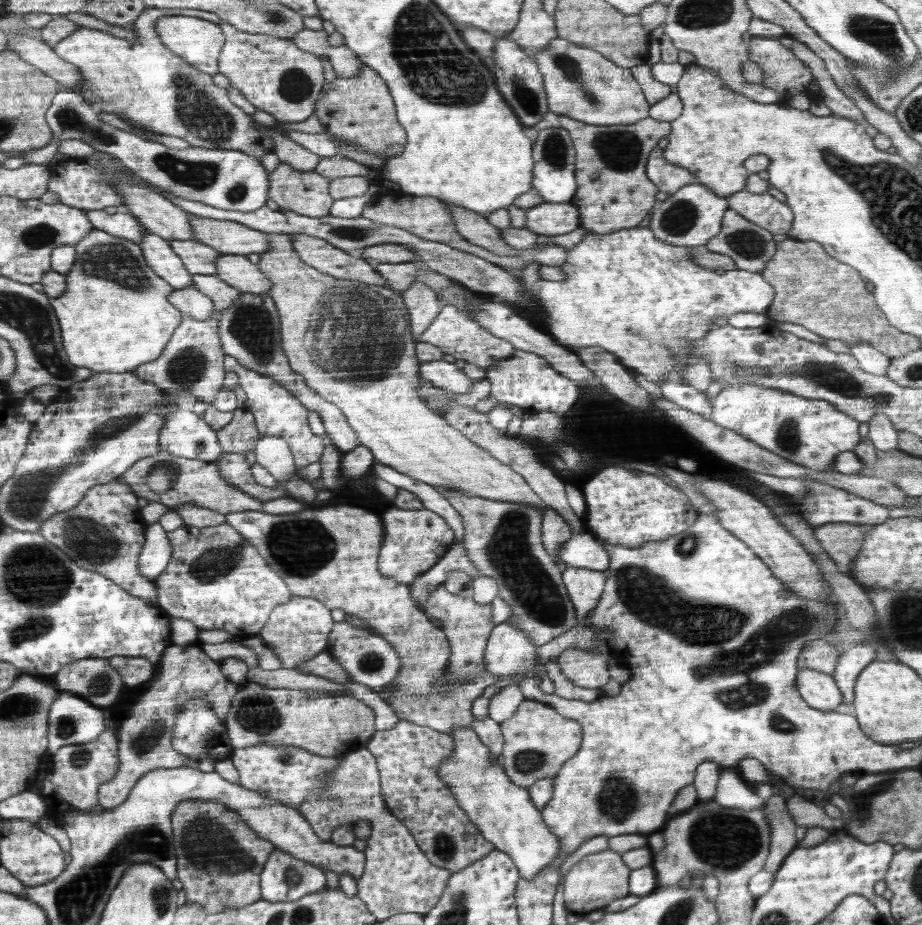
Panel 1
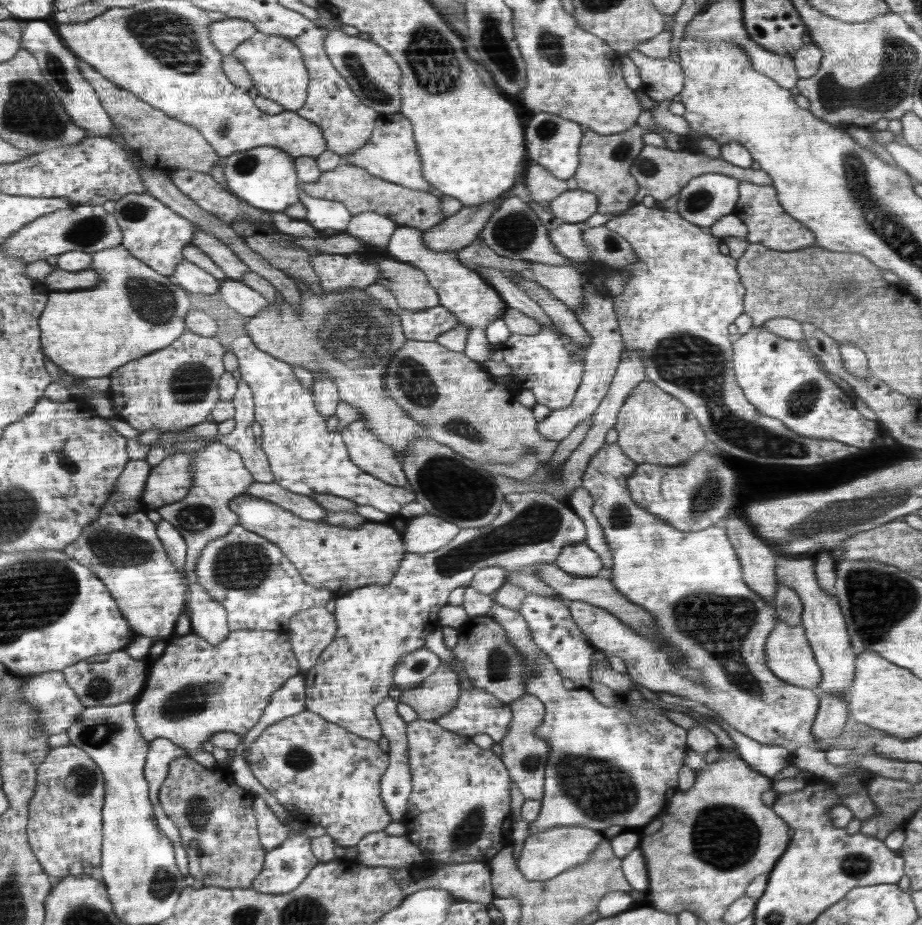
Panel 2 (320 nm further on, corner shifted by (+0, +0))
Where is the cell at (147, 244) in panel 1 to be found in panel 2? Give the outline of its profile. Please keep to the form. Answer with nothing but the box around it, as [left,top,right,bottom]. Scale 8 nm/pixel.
[172,260,221,294]

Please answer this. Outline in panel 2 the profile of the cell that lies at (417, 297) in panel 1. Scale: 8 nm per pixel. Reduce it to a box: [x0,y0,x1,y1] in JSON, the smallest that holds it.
[378,258,439,311]

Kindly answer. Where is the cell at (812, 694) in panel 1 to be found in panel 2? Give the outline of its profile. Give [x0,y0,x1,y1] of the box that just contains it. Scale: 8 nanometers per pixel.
[764,618,822,691]

